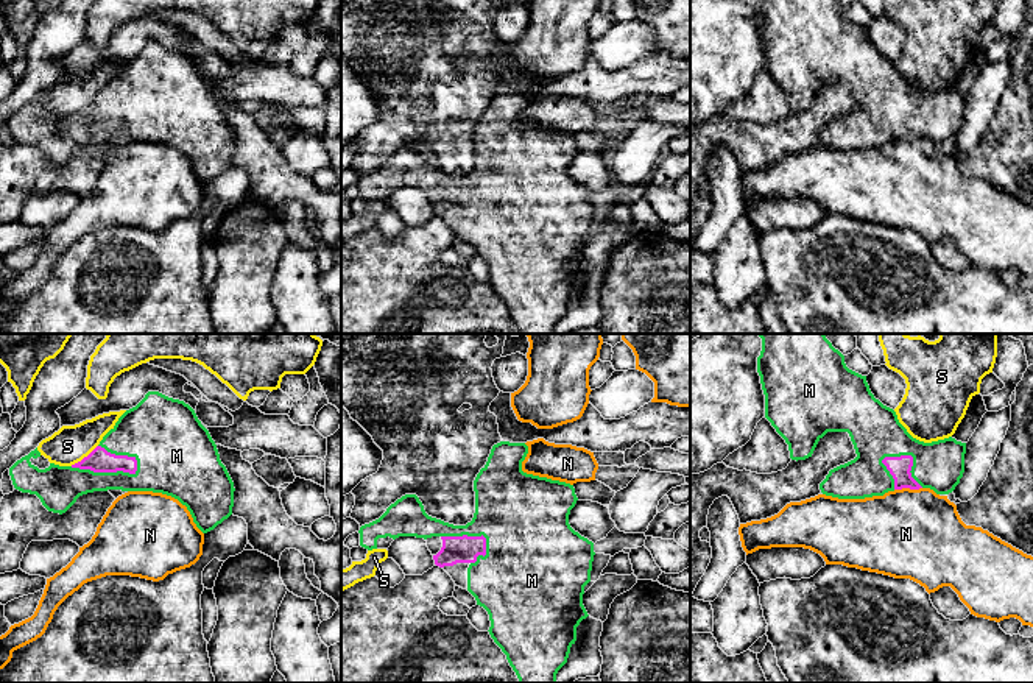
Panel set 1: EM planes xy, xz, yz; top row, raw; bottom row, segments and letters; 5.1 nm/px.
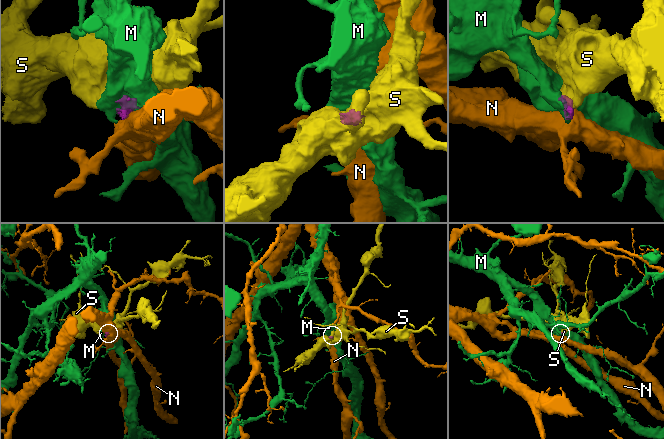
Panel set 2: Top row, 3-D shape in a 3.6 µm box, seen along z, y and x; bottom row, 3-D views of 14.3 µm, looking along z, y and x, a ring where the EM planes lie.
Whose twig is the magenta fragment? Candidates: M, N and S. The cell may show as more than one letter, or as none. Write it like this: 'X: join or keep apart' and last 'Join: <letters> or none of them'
M: join
N: keep apart
S: keep apart
Join: M

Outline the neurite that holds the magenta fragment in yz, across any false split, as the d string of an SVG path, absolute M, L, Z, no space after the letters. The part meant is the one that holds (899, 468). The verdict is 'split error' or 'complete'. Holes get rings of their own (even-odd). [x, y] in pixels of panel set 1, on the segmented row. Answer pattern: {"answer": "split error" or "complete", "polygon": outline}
{"answer": "split error", "polygon": "M757 334L762 351L757 373L765 395L765 418L785 440L791 460L812 457L827 432L848 432L857 457L829 471L820 483L826 496L865 499L888 491L930 488L949 494L964 472L966 443L949 437L924 443L913 438L893 409L883 405L869 390L866 376L849 370L844 356L824 334Z"}

